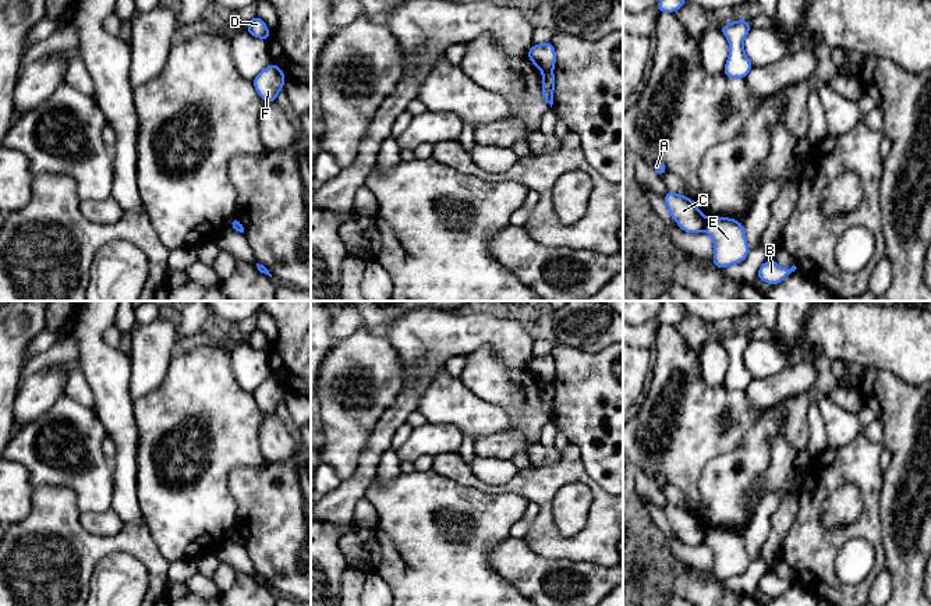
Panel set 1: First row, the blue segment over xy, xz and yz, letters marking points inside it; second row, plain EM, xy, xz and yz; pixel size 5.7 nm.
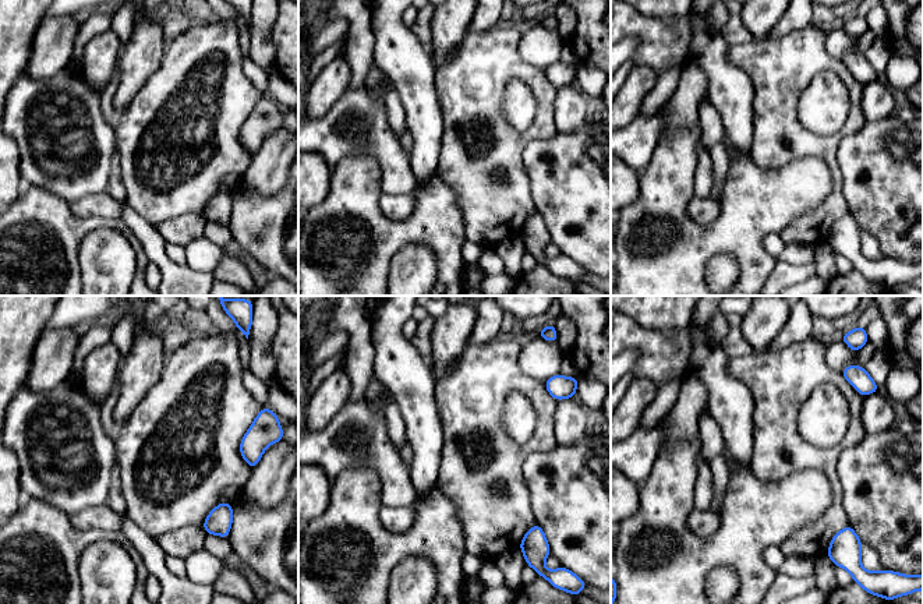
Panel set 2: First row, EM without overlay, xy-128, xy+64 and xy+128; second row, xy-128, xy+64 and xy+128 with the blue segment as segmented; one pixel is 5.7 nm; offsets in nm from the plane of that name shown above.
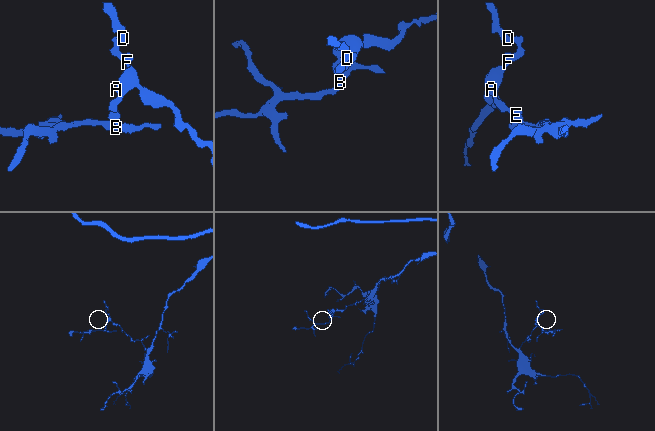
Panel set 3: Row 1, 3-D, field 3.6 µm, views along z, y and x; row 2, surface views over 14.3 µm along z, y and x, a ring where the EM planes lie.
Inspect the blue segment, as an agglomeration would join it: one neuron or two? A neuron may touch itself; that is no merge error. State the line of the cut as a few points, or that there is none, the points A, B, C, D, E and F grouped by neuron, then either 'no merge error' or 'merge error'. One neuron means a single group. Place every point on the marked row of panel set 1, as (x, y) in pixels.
cut yz (707, 219), (703, 229); groups A C D F / B E; merge error

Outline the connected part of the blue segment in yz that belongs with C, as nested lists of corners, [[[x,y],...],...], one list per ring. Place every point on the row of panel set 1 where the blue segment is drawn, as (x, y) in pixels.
[[[666,191],[663,199],[670,216],[683,231],[695,234],[704,230],[707,219],[702,216],[694,201],[686,195],[670,191]]]

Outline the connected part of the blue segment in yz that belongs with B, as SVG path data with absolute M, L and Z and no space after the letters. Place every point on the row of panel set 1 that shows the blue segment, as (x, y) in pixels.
M767 261L760 266L757 279L775 286L782 283L782 280L796 269L797 267L794 265L790 269L785 269L780 267L775 261Z

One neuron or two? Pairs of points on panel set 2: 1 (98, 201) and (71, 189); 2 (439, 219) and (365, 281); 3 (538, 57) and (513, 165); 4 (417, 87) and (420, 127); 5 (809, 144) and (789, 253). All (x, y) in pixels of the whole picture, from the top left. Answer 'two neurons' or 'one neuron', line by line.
1: two neurons
2: one neuron
3: two neurons
4: one neuron
5: two neurons

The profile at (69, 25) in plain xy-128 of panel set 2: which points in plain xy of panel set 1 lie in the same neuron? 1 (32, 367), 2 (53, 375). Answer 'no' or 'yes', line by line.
1: no
2: yes

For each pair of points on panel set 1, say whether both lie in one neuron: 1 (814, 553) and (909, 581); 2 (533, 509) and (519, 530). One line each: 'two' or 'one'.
1: two
2: one

